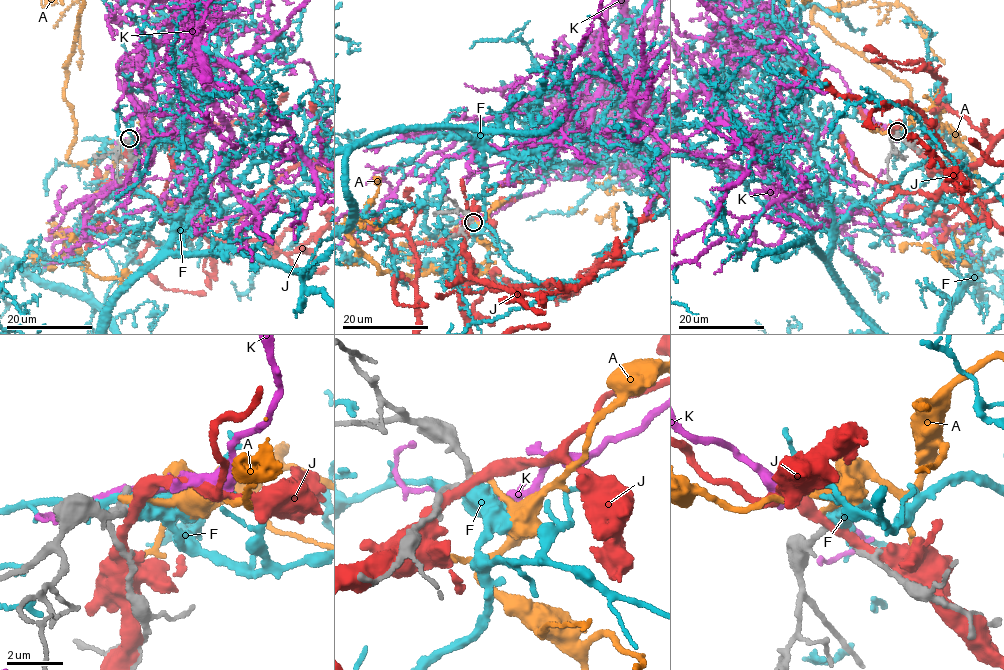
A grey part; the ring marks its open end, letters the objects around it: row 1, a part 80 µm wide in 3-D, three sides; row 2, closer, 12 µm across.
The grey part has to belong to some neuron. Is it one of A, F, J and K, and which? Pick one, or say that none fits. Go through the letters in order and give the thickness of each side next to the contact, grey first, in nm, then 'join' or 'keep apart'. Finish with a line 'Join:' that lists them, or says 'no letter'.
A: calibres 240 and 200 nm; keep apart
F: calibres 240 and 600 nm; keep apart
J: calibres 240 and 340 nm; keep apart
K: calibres 180 and 190 nm; keep apart
Join: no letter

